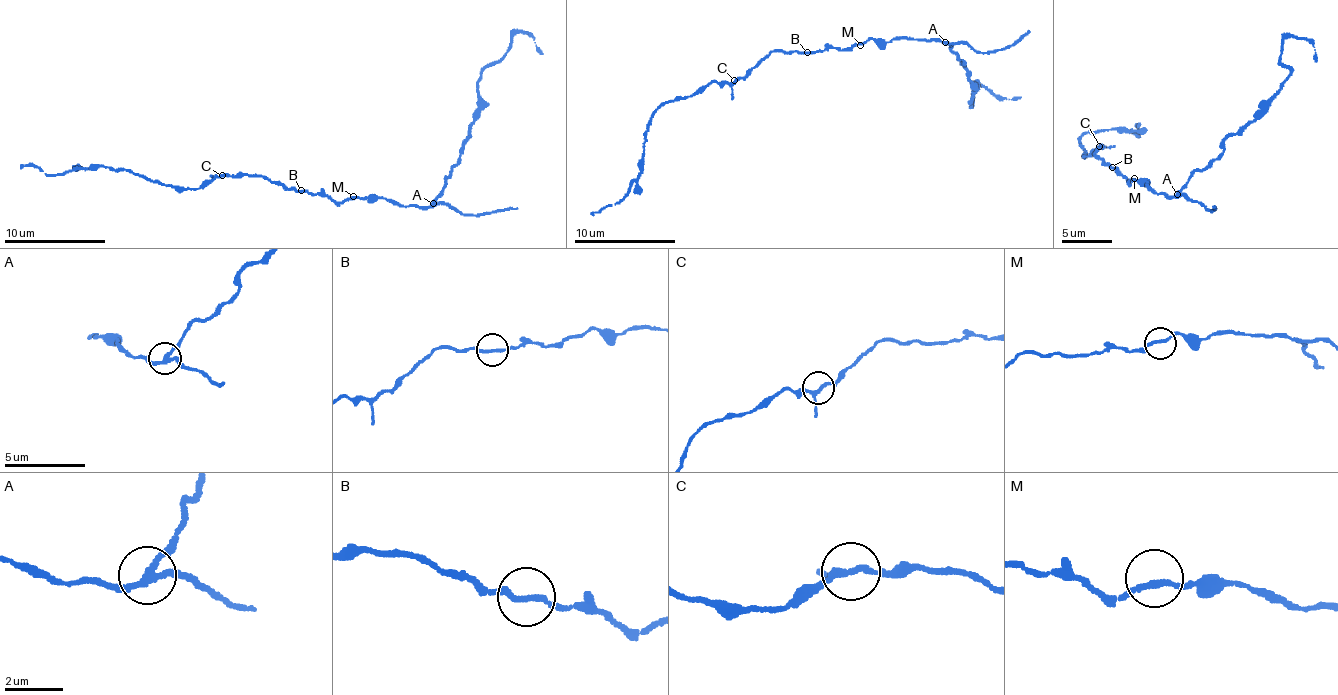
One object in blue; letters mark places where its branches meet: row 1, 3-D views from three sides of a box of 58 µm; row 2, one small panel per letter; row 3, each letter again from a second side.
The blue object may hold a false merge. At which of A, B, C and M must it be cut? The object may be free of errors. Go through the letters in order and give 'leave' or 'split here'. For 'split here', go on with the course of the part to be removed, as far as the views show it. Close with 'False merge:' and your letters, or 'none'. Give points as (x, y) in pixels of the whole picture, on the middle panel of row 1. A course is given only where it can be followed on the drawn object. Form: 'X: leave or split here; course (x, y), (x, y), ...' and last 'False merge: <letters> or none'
A: split here; course (945, 42), (963, 62), (975, 92), (971, 91), (970, 107), (974, 84), (987, 86), (1000, 96), (1021, 96)
B: leave
C: leave
M: leave
False merge: A

